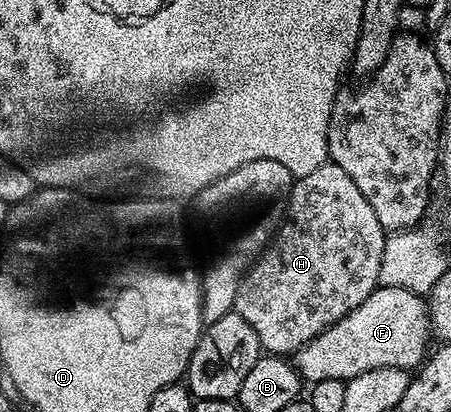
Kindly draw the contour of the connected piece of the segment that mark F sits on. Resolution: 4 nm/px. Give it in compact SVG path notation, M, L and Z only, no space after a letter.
M380 285L353 312L337 320L309 344L295 351L293 365L304 383L341 380L373 372L373 368L397 366L411 372L423 365L428 357L427 341L432 341L431 315L420 295L405 288Z

